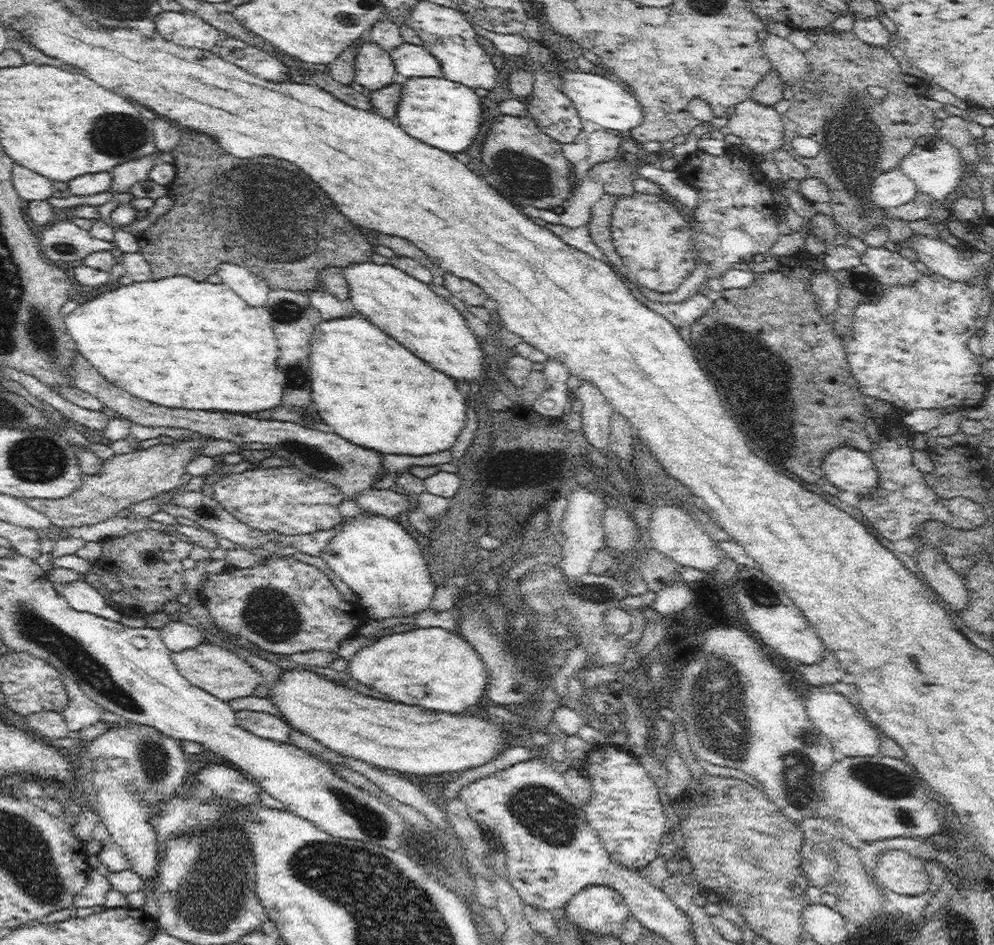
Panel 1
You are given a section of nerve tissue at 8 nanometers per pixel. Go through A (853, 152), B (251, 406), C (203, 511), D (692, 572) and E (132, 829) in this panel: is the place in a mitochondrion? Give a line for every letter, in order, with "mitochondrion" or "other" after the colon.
A: mitochondrion
B: other
C: mitochondrion
D: other
E: other

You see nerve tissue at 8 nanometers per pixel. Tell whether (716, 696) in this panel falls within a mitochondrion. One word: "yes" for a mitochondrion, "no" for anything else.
yes

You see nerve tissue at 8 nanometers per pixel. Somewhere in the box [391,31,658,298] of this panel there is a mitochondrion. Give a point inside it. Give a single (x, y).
(527, 177)

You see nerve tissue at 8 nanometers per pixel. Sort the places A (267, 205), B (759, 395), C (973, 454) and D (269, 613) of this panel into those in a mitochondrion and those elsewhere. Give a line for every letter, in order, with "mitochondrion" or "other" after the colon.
A: mitochondrion
B: mitochondrion
C: other
D: mitochondrion

